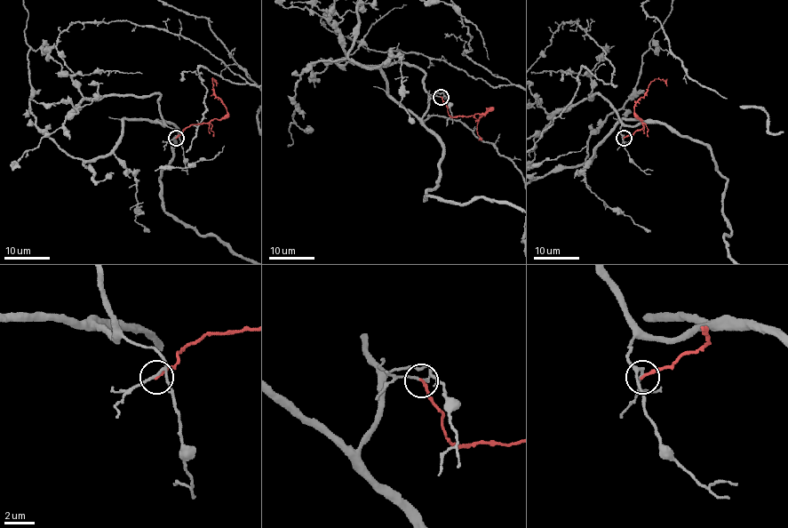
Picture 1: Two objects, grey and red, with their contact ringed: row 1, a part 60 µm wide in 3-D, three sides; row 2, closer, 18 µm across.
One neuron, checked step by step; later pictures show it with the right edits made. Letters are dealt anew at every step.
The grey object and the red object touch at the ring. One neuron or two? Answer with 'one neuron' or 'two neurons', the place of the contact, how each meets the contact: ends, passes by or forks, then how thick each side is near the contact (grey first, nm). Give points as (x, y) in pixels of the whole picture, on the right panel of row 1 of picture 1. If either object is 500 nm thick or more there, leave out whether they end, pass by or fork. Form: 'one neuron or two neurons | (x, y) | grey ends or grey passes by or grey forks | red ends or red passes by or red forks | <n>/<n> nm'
two neurons | (624, 138) | grey forks | red ends | 140/180 nm

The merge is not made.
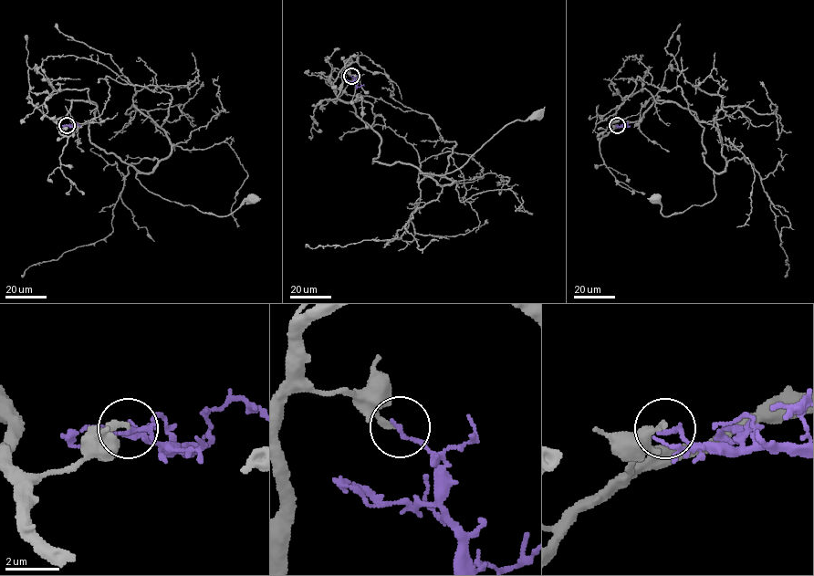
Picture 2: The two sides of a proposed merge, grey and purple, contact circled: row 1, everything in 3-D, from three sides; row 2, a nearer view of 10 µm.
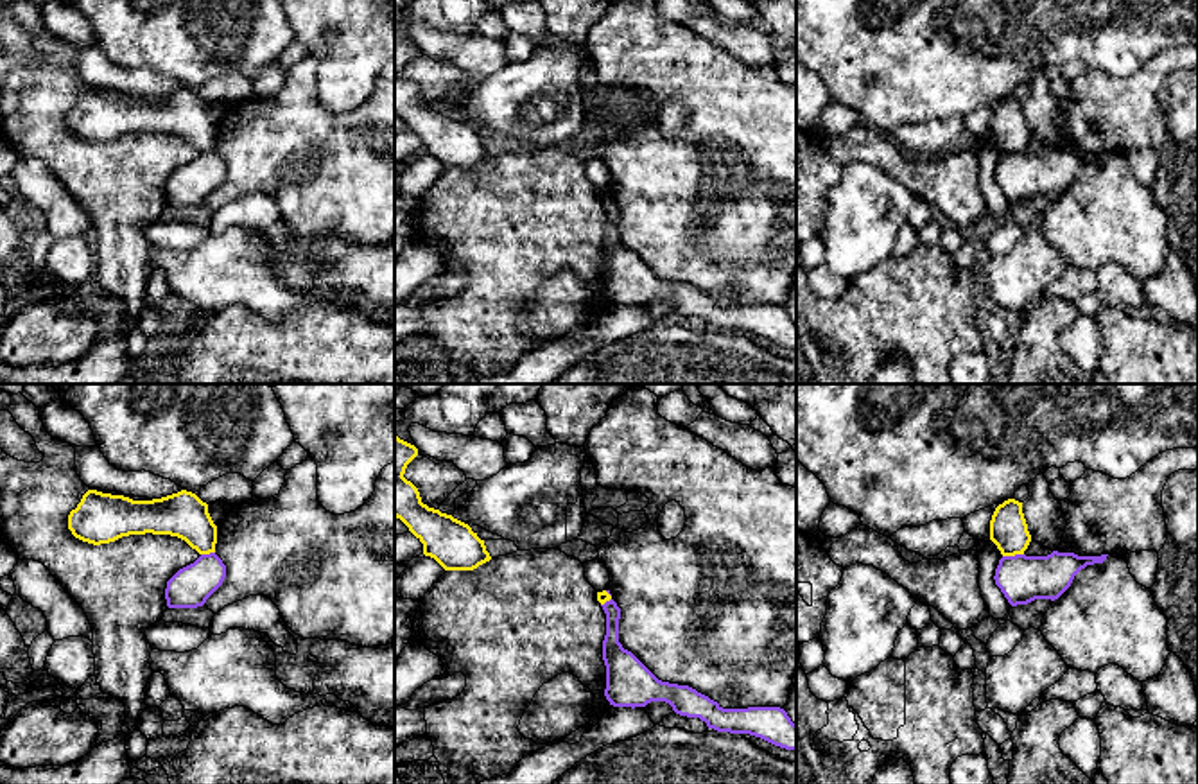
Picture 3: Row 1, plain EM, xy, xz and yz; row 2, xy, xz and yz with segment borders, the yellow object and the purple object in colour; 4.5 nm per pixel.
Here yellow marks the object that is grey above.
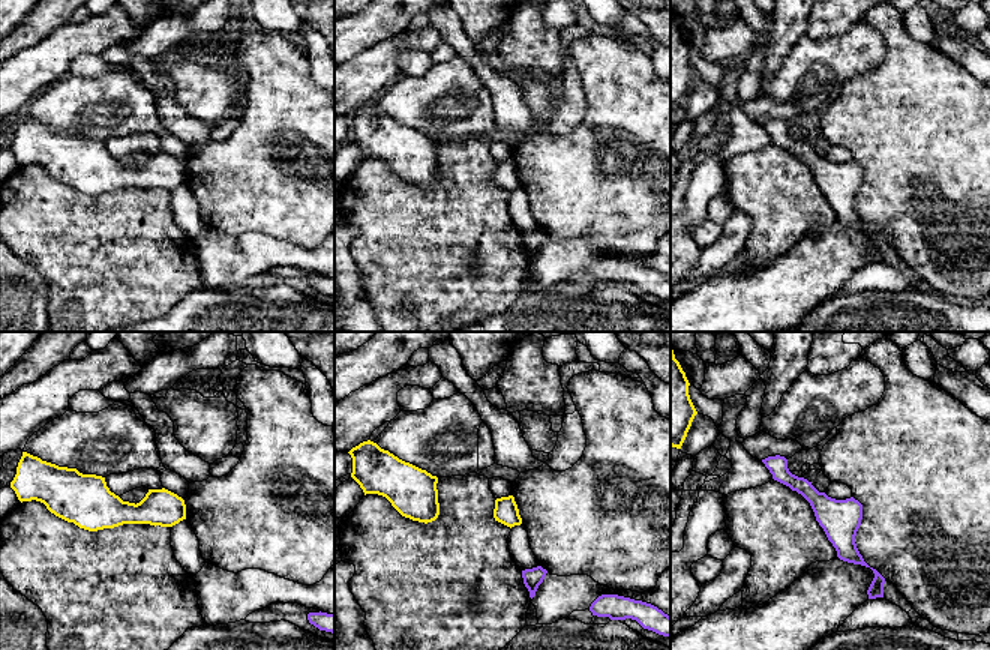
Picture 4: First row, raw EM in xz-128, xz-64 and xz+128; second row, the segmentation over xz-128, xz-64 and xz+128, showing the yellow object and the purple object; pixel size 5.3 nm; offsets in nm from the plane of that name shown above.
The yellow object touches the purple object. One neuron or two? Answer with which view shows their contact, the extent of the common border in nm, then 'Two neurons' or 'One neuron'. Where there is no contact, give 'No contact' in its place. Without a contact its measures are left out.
Touches yellow in yz. Shared border 100 nm. Two neurons

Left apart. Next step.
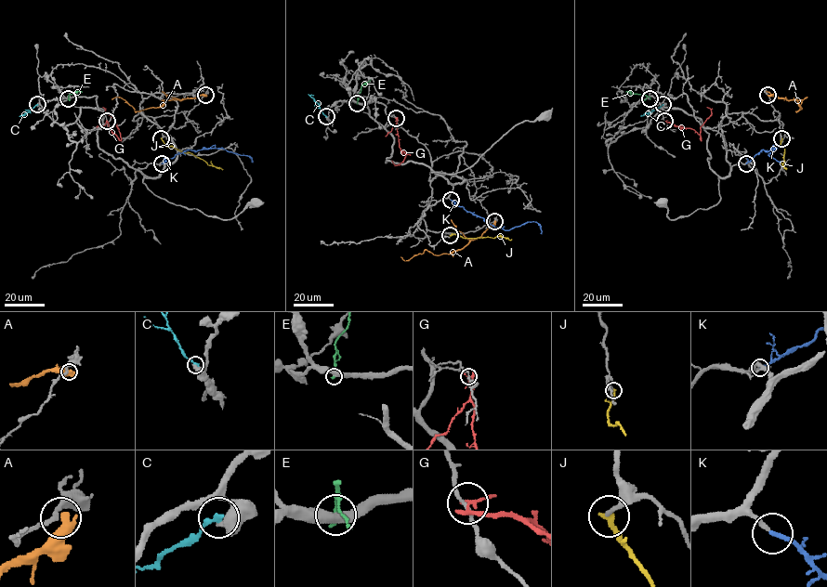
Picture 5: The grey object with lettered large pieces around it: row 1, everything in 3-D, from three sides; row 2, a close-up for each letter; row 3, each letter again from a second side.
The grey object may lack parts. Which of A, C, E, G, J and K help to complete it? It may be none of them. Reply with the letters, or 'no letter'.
J, K

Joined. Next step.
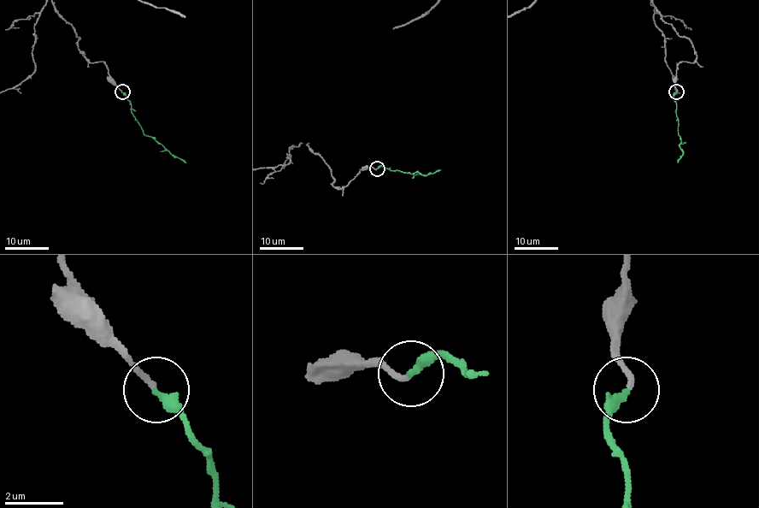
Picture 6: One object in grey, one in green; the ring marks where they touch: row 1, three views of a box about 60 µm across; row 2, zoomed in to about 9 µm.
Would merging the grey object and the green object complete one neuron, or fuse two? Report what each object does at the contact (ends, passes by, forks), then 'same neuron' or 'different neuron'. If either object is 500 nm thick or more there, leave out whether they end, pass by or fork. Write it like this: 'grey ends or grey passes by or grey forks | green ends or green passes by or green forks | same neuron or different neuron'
grey ends | green ends | same neuron

